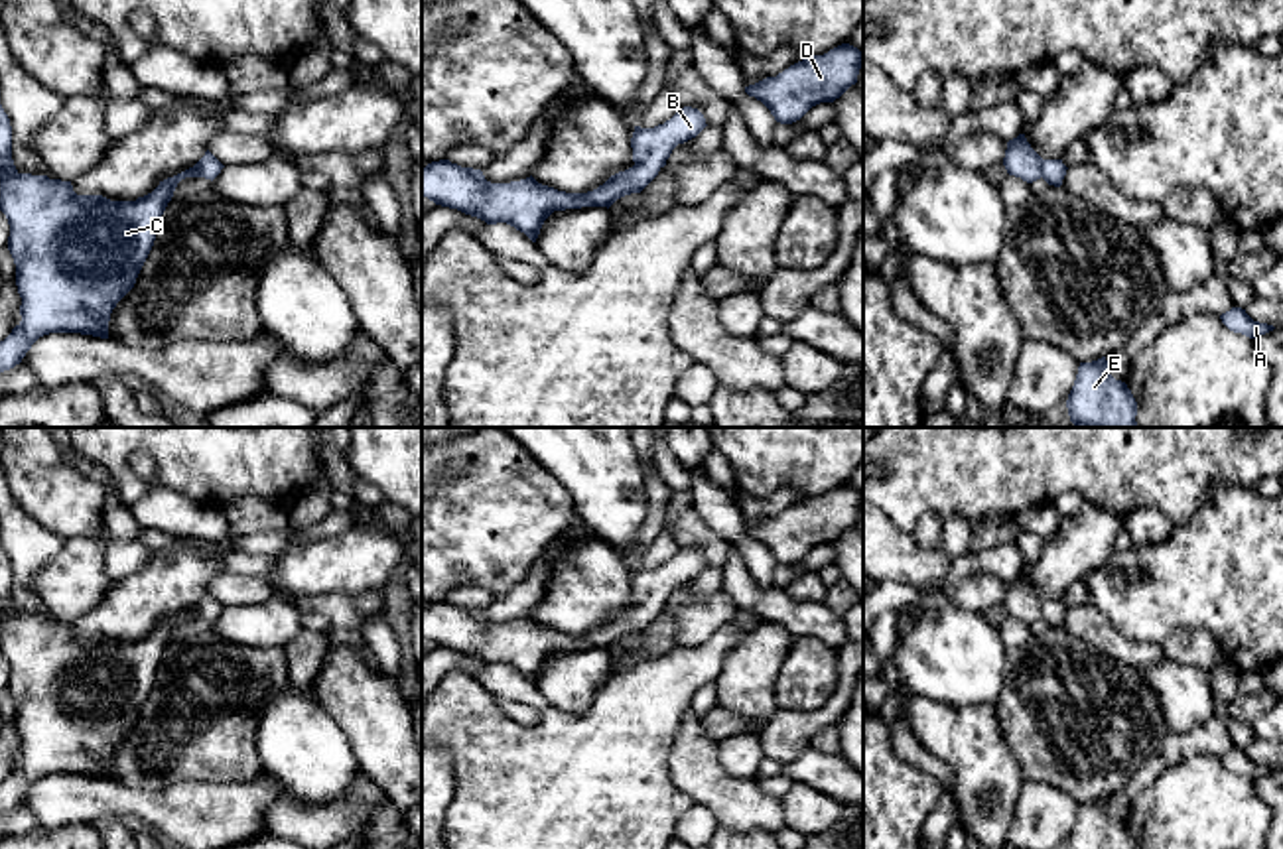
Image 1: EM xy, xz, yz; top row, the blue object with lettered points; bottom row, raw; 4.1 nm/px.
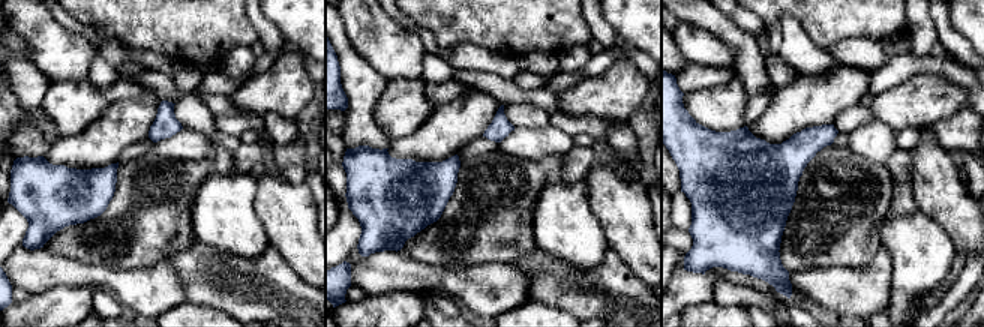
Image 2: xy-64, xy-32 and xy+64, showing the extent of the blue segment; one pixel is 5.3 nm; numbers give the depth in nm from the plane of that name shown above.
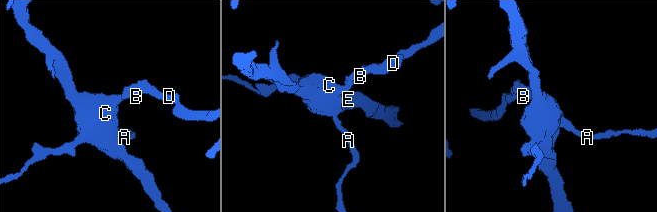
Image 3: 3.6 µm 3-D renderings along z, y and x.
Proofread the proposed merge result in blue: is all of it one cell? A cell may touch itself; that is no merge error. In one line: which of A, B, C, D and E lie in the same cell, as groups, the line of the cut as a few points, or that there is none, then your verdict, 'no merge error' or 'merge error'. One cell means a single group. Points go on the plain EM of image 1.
A B C D E; no cut; no merge error

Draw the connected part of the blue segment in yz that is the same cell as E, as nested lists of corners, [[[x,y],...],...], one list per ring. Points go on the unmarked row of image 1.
[[[1106,798],[1080,804],[1066,849],[1137,849],[1125,823],[1115,821],[1108,812]]]

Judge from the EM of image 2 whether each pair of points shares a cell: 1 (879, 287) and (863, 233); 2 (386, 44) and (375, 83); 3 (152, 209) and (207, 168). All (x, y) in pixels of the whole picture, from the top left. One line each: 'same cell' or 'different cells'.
1: different cells
2: different cells
3: same cell

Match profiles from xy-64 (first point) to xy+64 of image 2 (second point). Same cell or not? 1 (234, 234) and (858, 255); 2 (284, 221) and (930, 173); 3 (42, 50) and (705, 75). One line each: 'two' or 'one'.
1: two
2: one
3: two

